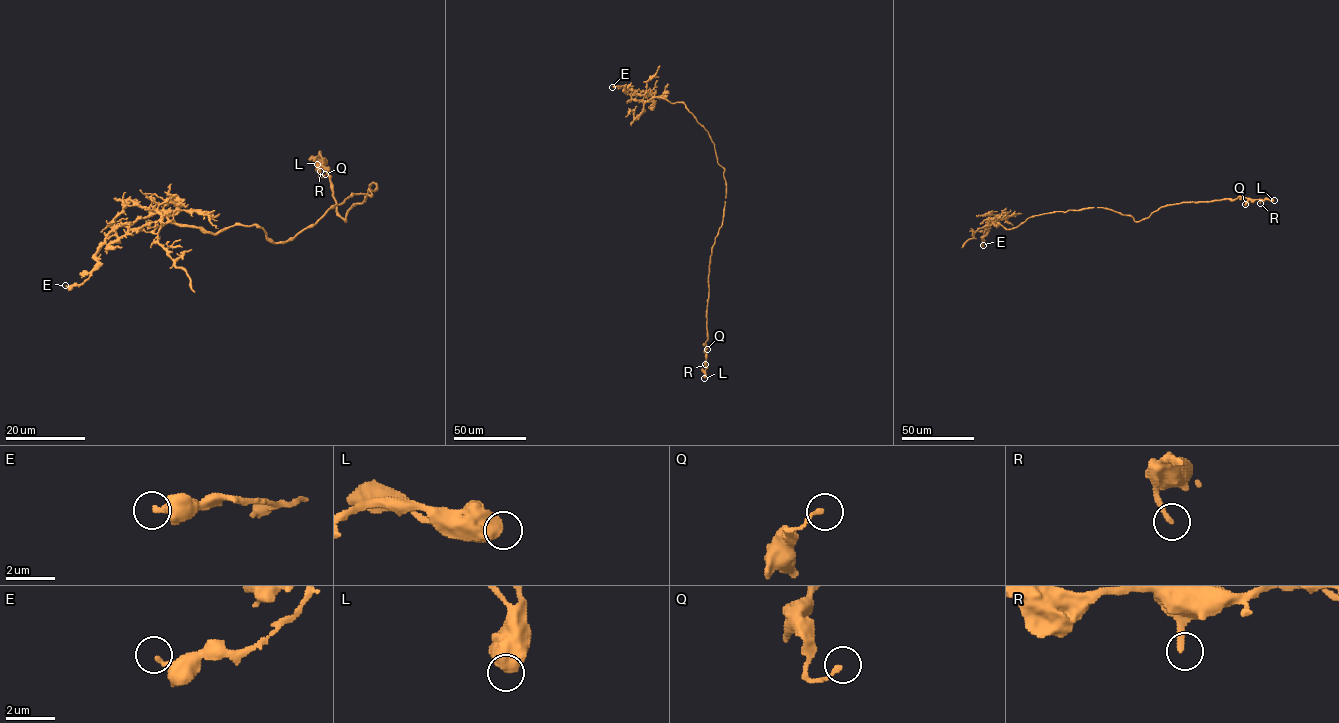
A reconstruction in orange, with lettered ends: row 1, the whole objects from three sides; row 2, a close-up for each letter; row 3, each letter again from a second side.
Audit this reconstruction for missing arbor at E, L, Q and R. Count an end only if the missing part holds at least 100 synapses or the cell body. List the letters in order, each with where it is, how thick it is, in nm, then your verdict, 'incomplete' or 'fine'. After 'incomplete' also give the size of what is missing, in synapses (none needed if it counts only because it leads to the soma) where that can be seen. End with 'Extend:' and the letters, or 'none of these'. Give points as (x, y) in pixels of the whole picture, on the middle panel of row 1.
E: (612, 87) | 320 nm | fine
L: (704, 378) | 700 nm | fine
Q: (707, 349) | 180 nm | fine
R: (705, 364) | 240 nm | fine
Extend: none of these

